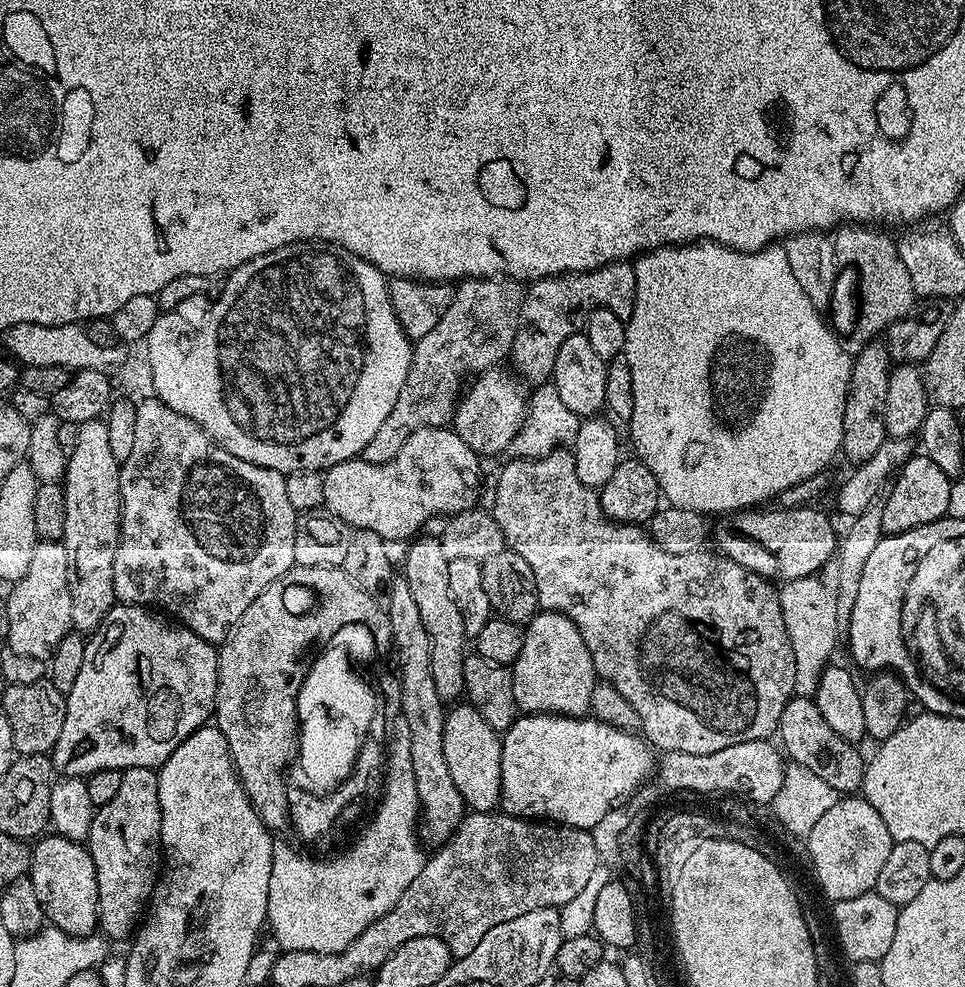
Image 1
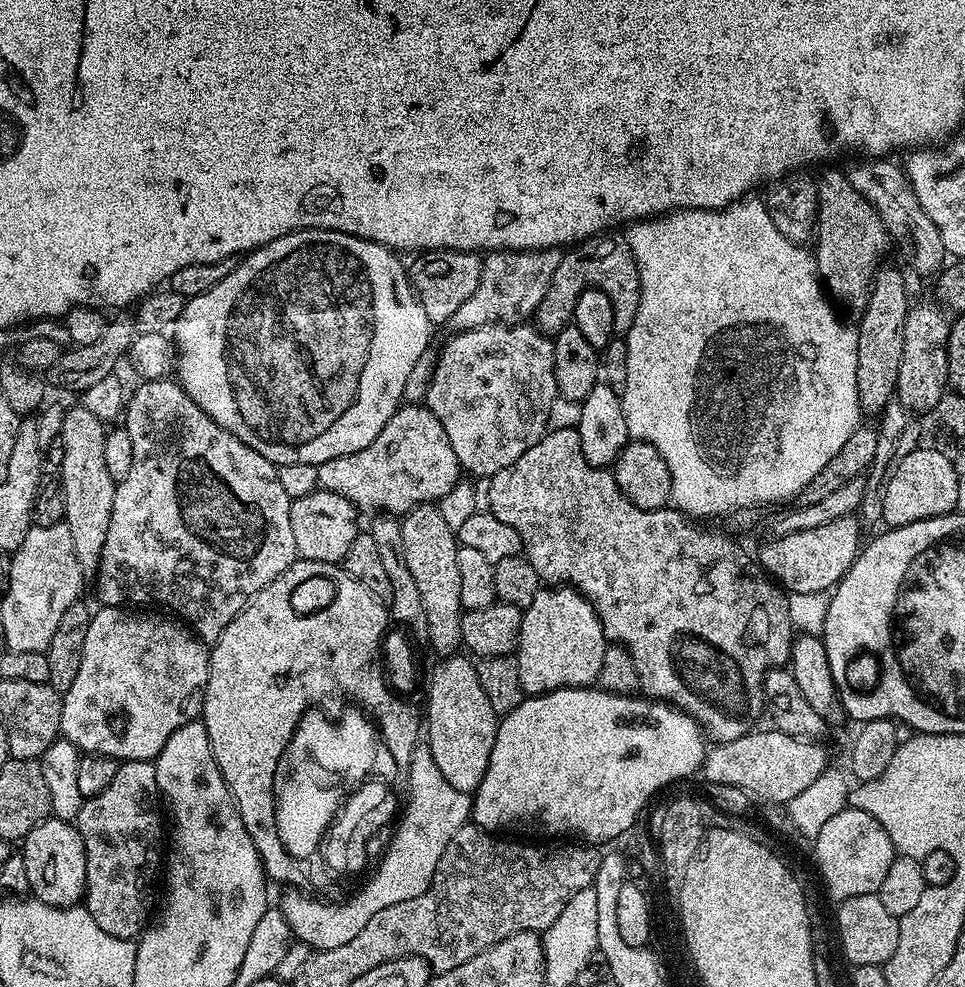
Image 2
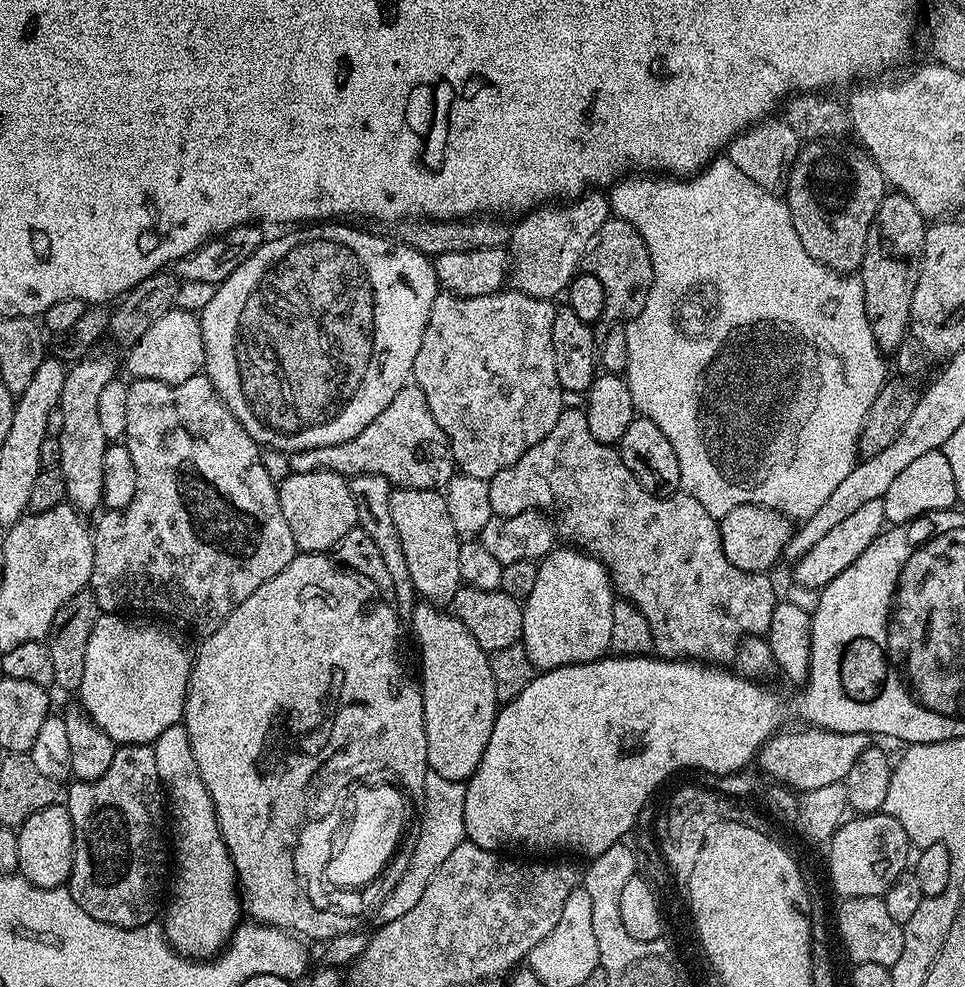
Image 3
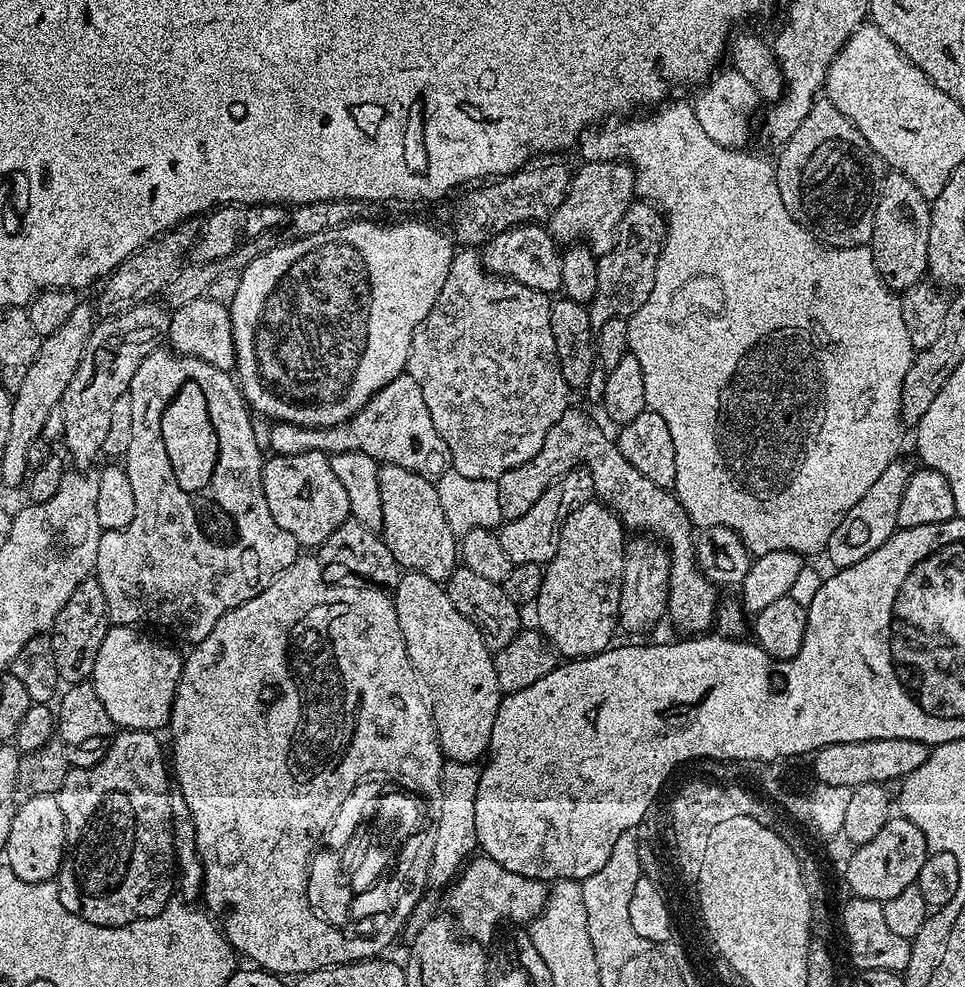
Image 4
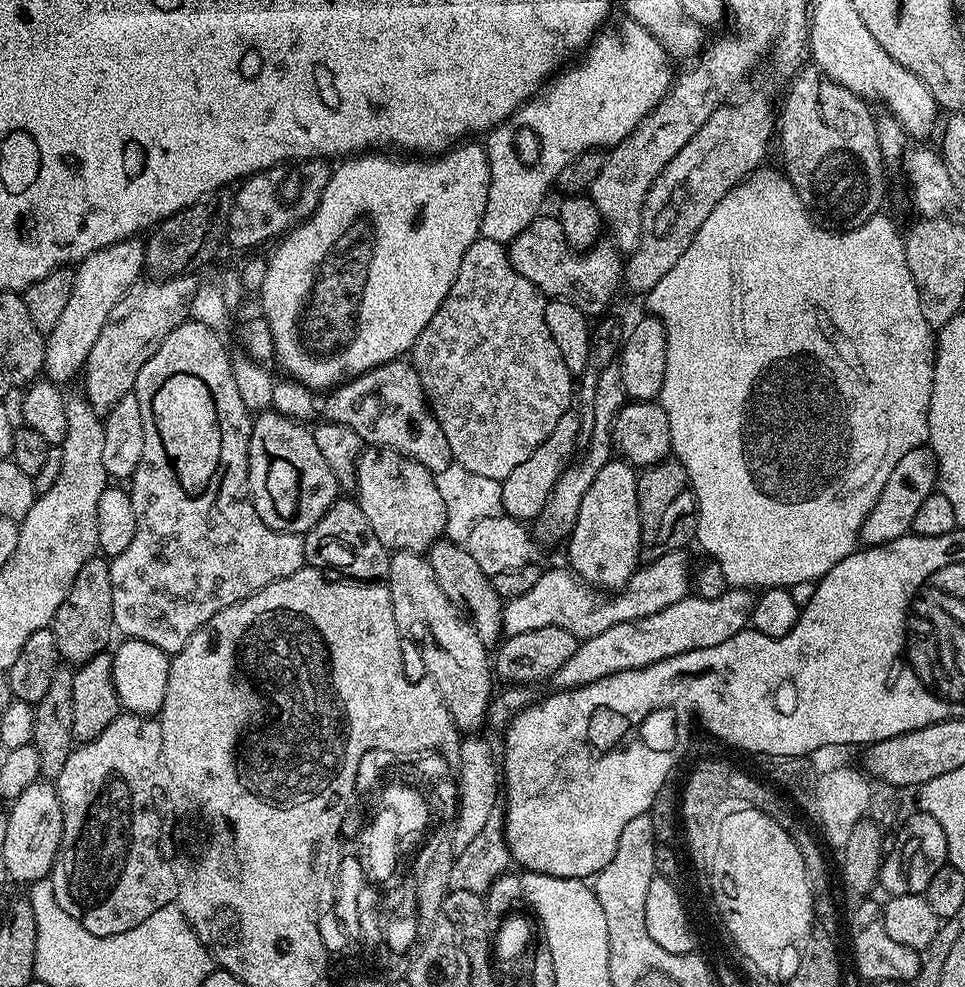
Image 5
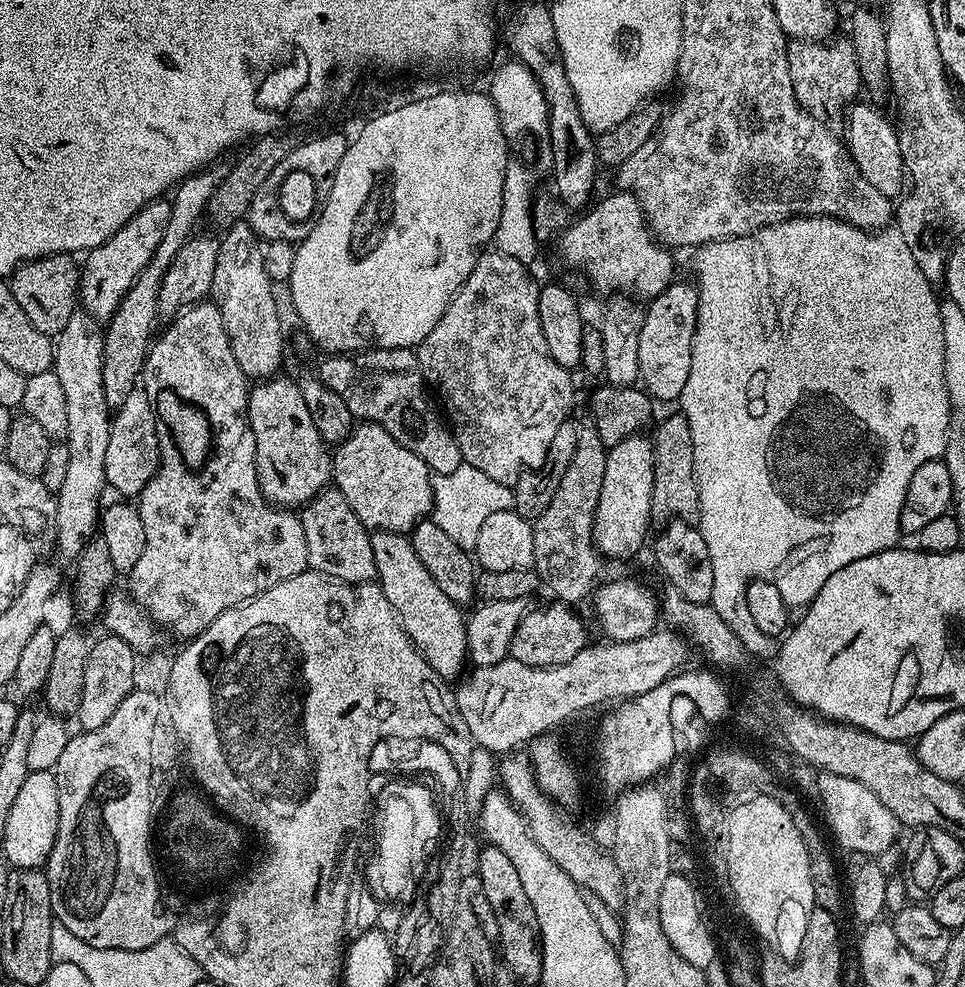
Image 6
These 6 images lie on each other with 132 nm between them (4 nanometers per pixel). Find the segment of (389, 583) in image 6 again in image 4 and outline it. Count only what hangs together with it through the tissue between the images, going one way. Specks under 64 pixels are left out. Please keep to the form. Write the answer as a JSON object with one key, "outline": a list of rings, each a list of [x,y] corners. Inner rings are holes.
{"outline":[[[405,571],[394,589],[394,599],[398,626],[406,642],[408,657],[430,697],[432,721],[445,761],[477,763],[490,746],[490,734],[494,730],[494,718],[498,714],[502,695],[493,653],[489,652],[486,642],[482,642],[482,634],[478,634],[478,630],[470,622],[466,622],[466,618],[462,618],[458,610],[454,610],[454,602],[450,602],[447,587],[434,582],[434,578]]]}

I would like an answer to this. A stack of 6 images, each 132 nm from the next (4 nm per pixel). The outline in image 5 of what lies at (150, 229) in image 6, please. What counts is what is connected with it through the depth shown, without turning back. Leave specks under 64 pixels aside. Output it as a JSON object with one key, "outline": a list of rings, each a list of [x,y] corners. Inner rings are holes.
{"outline":[[[140,238],[119,240],[75,265],[74,290],[70,293],[64,313],[60,315],[54,330],[46,333],[44,341],[46,358],[43,375],[53,384],[67,385],[67,380],[75,376],[77,379],[83,373],[90,350],[94,350],[94,342],[98,342],[98,334],[102,334],[102,326],[106,326],[114,306],[118,306],[126,290],[130,290],[145,271],[144,246],[145,241]]]}

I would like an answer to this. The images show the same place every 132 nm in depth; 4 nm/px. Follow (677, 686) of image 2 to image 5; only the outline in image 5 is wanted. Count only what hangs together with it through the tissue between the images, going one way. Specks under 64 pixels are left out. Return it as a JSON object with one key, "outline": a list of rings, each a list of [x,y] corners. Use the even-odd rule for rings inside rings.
{"outline":[[[569,410],[562,414],[562,418],[558,418],[558,426],[554,426],[550,438],[546,438],[546,442],[542,442],[542,446],[538,446],[538,450],[534,450],[534,454],[526,458],[526,462],[521,462],[507,478],[500,481],[505,516],[521,522],[535,521],[546,506],[552,488],[556,485],[556,479],[573,459],[572,451],[575,450],[579,440],[580,416],[575,410]]]}

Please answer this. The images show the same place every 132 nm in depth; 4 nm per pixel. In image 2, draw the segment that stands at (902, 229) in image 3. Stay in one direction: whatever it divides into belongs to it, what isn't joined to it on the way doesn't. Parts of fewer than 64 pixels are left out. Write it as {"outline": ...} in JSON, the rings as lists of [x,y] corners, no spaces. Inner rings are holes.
{"outline":[[[881,267],[872,279],[868,304],[859,313],[858,338],[858,402],[861,413],[880,414],[896,394],[898,366],[902,362],[902,338],[908,317],[908,288],[904,276],[896,268]]]}

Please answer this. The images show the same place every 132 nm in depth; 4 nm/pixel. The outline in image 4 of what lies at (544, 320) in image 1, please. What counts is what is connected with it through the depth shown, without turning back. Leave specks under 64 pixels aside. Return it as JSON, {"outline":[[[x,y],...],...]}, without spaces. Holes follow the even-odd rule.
{"outline":[[[634,202],[622,214],[622,222],[616,227],[616,241],[606,255],[598,259],[598,294],[594,294],[591,304],[587,305],[588,313],[597,325],[610,322],[610,318],[630,317],[636,313],[638,306],[650,298],[650,290],[654,290],[654,270],[660,257],[660,248],[664,244],[666,221],[659,208],[647,202]]]}

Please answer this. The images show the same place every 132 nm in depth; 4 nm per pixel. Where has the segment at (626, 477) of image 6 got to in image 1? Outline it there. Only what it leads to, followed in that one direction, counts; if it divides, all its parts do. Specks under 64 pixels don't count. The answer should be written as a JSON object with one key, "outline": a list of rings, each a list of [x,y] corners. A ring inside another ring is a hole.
{"outline":[[[537,611],[524,628],[522,654],[511,665],[514,702],[524,714],[583,717],[590,709],[590,694],[598,683],[586,642],[570,622],[557,612]]]}

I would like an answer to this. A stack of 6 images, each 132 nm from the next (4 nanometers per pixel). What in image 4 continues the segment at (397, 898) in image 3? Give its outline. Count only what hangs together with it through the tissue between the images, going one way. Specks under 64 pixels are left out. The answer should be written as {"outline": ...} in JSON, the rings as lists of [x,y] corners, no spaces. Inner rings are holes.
{"outline":[[[466,762],[445,763],[442,770],[442,810],[438,819],[437,842],[433,848],[433,862],[428,879],[433,885],[451,885],[466,861],[477,851],[476,831],[474,830],[474,798],[480,781],[479,763]]]}

